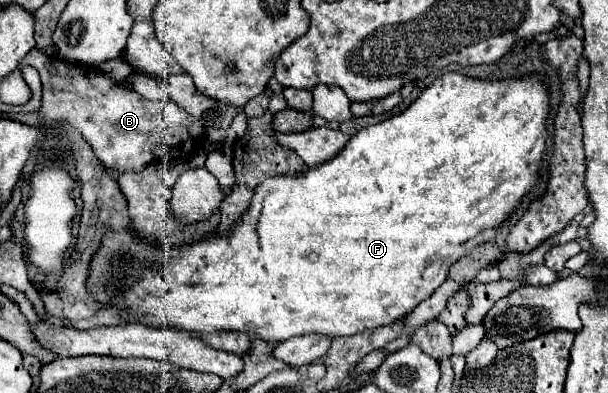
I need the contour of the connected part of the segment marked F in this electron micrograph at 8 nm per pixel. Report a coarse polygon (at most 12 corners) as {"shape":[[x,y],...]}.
{"shape":[[445,73],[227,233],[105,229],[123,319],[391,325],[537,183],[541,75]]}

